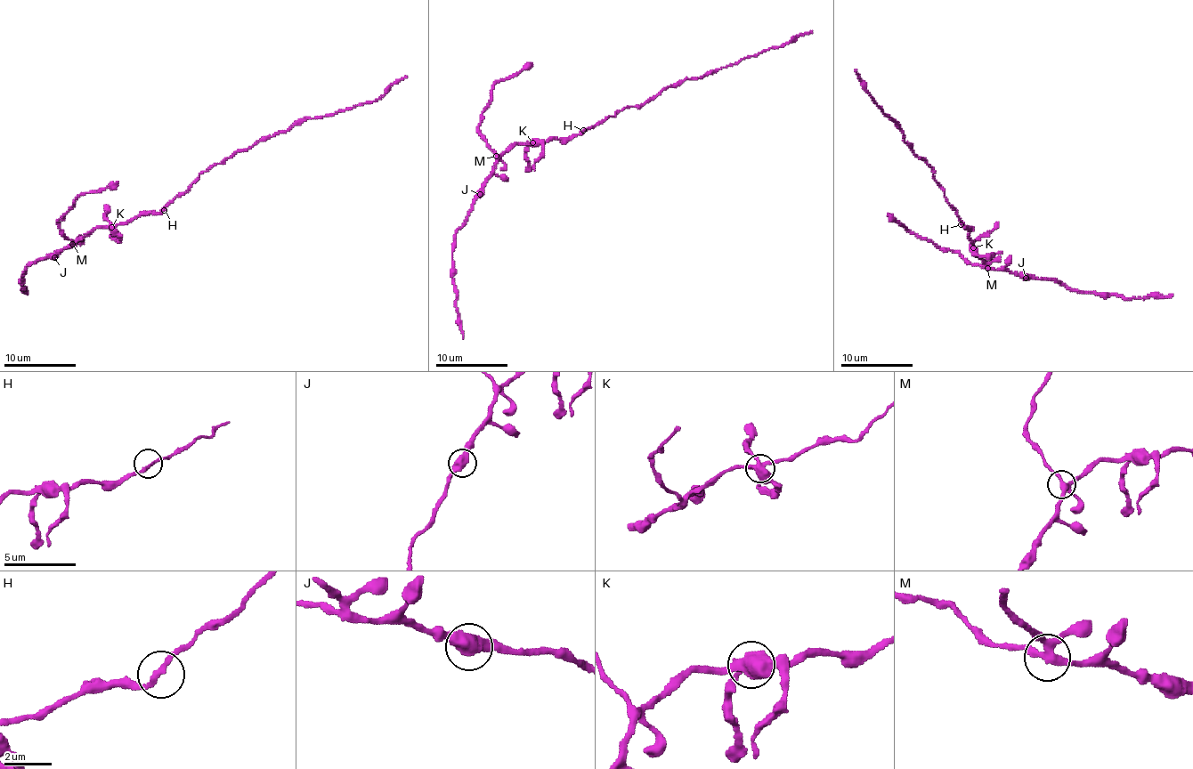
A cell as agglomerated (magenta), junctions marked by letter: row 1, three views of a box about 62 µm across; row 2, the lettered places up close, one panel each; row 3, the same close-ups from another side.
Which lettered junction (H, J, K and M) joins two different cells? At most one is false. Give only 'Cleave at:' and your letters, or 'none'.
Cleave at: K

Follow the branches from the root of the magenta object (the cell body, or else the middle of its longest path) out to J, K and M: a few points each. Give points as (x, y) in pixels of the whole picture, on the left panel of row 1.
J: (164, 208), (160, 213), (140, 214), (125, 222), (97, 226), (72, 247), (54, 257)
K: (164, 208), (160, 213), (140, 214), (111, 228)
M: (164, 208), (160, 213), (140, 214), (125, 222), (97, 226), (72, 244)

